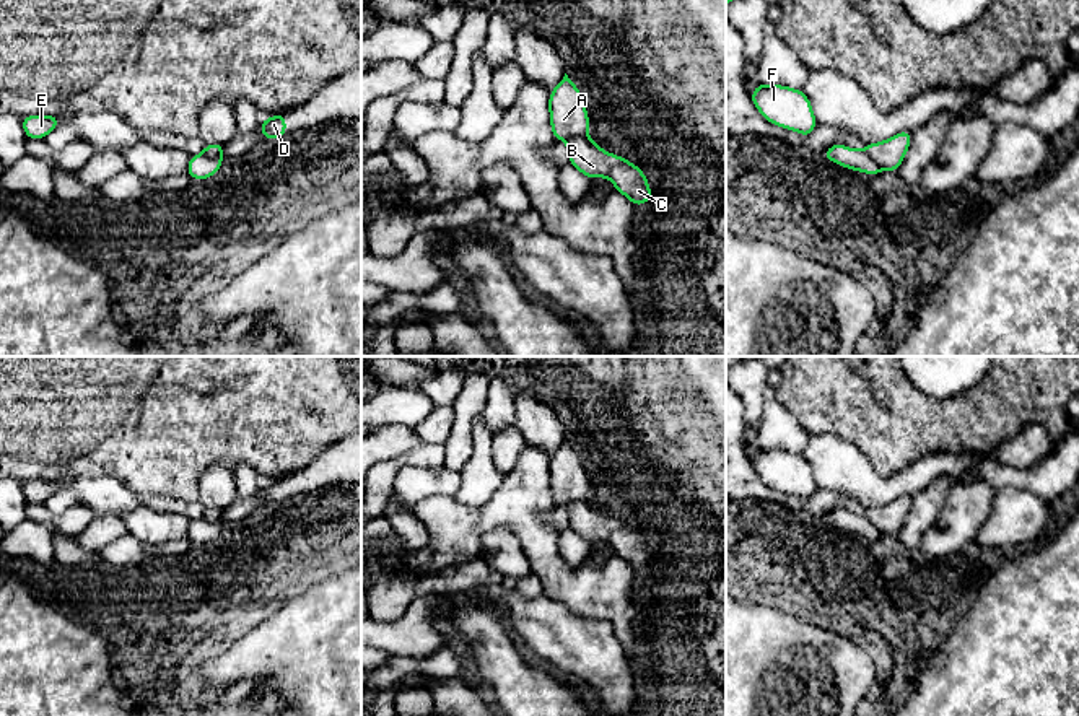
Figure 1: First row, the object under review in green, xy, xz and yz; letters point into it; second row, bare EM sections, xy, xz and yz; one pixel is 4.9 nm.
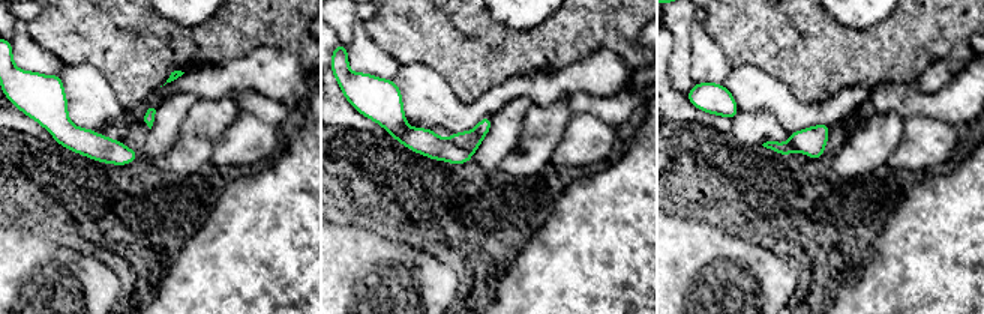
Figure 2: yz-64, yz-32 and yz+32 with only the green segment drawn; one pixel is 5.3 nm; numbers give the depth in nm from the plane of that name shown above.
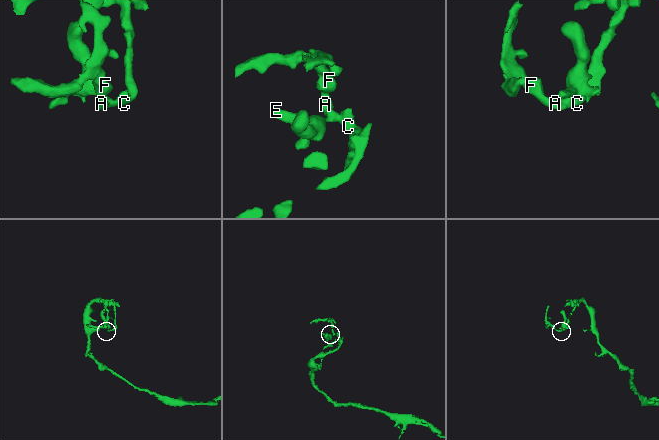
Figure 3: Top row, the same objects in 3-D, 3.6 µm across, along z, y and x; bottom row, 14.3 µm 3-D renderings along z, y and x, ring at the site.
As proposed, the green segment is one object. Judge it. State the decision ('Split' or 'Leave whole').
Split

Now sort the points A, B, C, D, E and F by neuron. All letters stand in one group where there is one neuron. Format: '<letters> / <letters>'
A F / B C D E

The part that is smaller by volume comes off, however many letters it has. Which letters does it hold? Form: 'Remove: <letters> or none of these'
Remove: A, F

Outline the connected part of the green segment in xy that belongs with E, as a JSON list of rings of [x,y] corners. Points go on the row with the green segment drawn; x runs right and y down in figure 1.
[[[26,116],[21,117],[26,138],[46,138],[59,124],[55,116]]]

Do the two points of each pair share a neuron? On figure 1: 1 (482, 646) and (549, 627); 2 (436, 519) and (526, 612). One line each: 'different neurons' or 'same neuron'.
1: different neurons
2: different neurons

